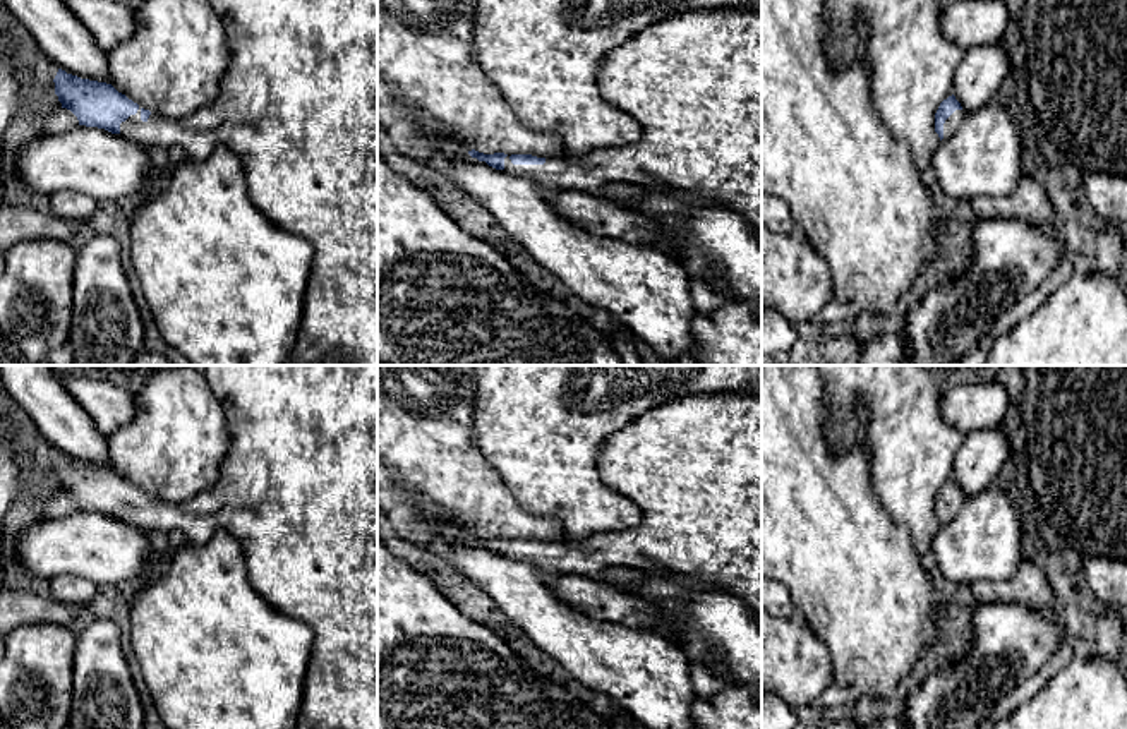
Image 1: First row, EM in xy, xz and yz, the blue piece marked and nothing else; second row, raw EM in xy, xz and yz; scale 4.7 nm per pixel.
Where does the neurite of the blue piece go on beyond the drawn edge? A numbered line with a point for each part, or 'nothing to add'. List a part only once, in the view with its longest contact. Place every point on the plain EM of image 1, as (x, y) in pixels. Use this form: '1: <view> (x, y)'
1: xy (297, 488)

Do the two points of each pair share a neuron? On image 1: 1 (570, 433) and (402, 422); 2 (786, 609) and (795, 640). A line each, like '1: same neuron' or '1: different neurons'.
1: different neurons
2: different neurons

